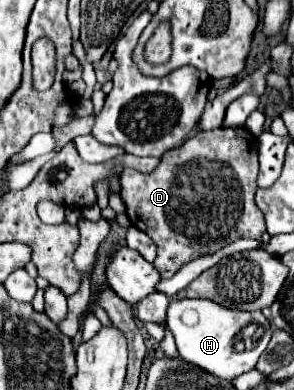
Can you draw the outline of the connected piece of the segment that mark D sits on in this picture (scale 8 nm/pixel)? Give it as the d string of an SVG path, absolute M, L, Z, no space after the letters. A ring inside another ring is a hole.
M217 128L209 132L197 130L181 146L169 150L151 174L141 174L133 168L123 170L119 184L127 216L135 228L147 232L157 244L157 258L153 266L161 278L173 278L183 264L199 256L213 254L237 238L261 238L265 232L265 216L255 204L257 176L257 140L245 128Z

